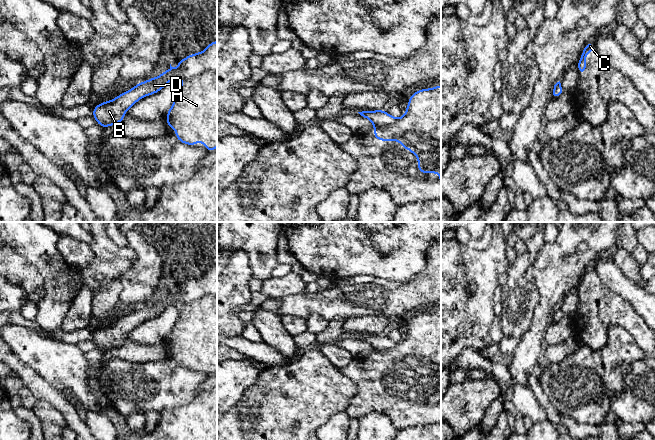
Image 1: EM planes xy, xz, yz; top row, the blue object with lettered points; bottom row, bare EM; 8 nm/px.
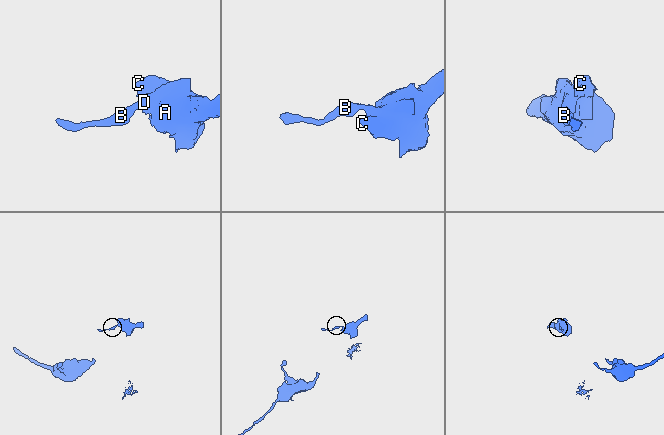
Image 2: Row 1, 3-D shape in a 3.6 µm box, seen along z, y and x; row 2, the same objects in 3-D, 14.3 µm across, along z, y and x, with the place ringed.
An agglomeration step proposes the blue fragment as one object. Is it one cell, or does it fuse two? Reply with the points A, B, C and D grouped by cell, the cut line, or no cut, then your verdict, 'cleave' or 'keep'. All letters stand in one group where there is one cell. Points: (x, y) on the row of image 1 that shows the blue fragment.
A B C D | no cut | keep

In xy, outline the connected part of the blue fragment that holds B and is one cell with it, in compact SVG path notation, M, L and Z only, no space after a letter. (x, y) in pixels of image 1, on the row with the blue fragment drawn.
M217 41L211 42L207 48L199 53L191 54L185 59L178 59L178 69L175 70L171 64L170 68L163 72L158 77L153 77L150 80L138 83L135 87L127 92L118 95L115 99L95 105L93 116L97 123L102 127L116 125L124 120L126 111L132 107L138 100L145 96L155 94L165 87L170 81L184 78L186 81L179 87L178 94L166 115L166 121L169 126L169 131L172 132L172 126L176 126L175 137L187 145L195 145L198 142L204 142L206 151L211 152L217 147Z

